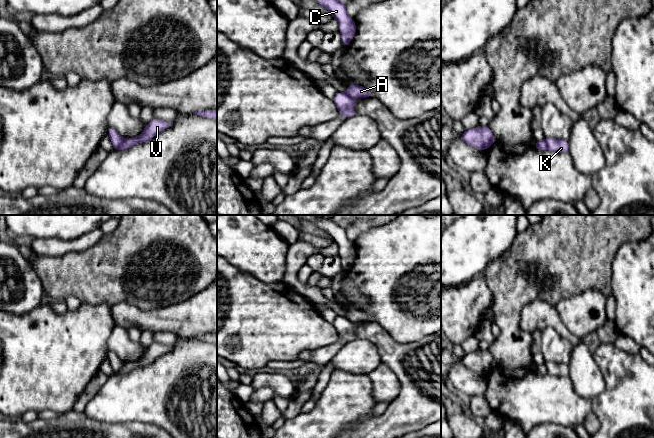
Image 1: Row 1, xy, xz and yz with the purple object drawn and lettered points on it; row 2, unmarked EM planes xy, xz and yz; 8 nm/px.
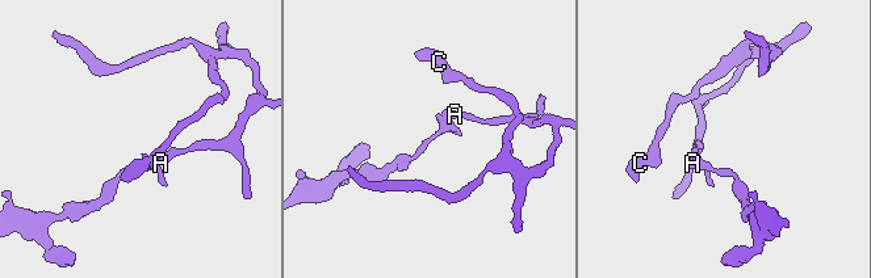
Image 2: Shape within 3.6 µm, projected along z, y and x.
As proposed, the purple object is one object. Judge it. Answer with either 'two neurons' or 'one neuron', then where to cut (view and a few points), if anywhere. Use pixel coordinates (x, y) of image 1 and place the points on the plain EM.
two neurons; cut xy (124, 362), (124, 365), (117, 373)

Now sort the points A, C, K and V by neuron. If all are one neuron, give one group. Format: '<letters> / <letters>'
A C V / K

